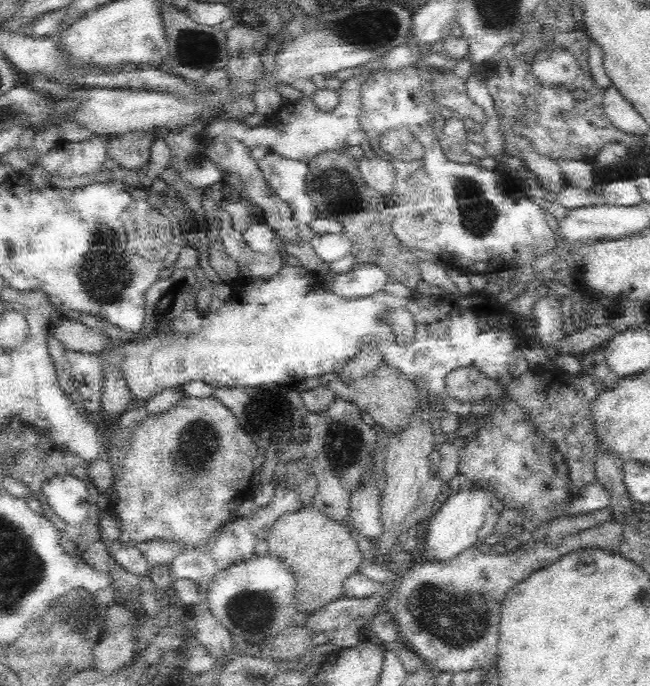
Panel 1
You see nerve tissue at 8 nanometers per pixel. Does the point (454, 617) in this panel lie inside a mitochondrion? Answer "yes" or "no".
yes

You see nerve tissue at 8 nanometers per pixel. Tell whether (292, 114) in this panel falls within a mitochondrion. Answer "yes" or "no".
no

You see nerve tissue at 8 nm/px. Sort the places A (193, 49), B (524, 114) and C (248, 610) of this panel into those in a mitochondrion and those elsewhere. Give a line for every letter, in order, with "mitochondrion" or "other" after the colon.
A: mitochondrion
B: mitochondrion
C: mitochondrion

